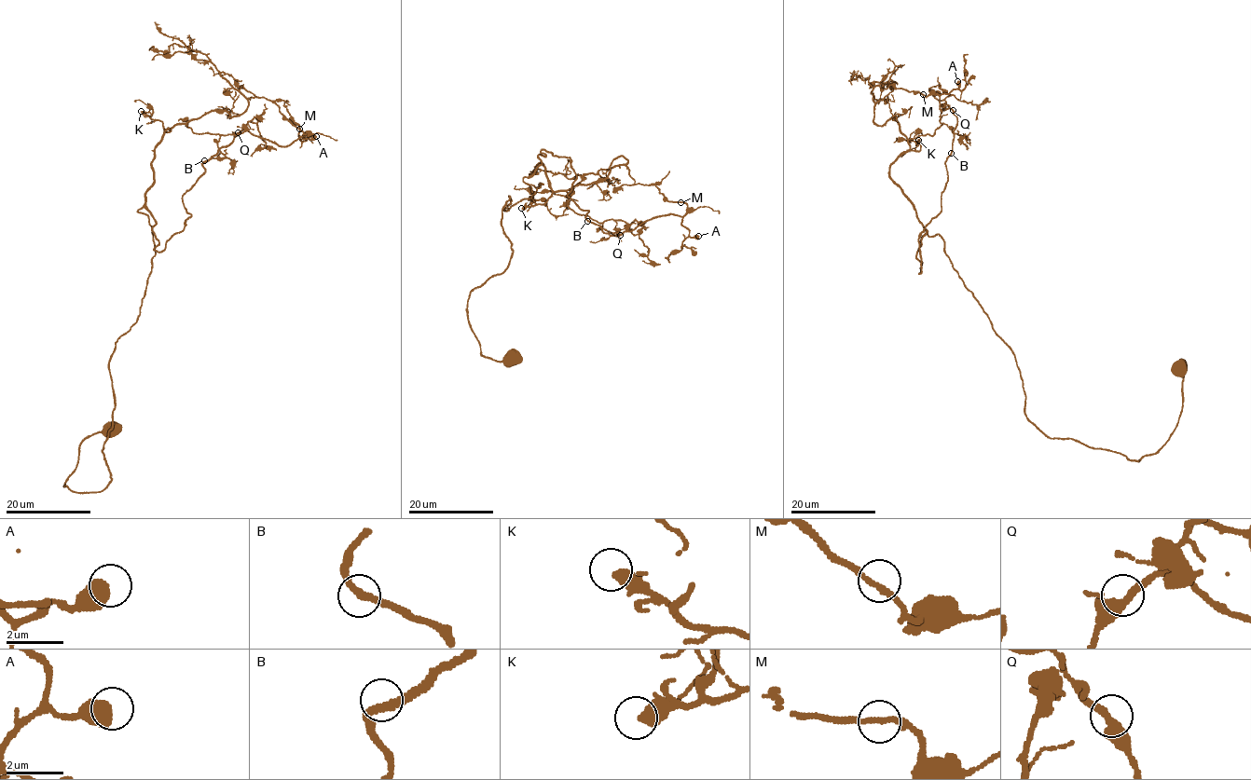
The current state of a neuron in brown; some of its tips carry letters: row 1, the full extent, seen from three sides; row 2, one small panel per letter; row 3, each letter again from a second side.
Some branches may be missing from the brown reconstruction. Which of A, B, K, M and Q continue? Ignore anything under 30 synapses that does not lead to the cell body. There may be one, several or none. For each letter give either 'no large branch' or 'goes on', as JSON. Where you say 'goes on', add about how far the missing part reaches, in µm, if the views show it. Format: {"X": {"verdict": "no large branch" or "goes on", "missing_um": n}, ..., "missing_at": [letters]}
{"A": {"verdict": "no large branch"}, "B": {"verdict": "no large branch"}, "K": {"verdict": "goes on", "missing_um": 25}, "M": {"verdict": "no large branch"}, "Q": {"verdict": "no large branch"}, "missing_at": ["K"]}

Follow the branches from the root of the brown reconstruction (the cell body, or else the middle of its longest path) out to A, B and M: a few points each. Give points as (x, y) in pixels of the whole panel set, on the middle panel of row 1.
A: (511, 358), (481, 355), (467, 307), (536, 166), (578, 213), (698, 236)
B: (511, 358), (481, 355), (467, 308), (508, 266), (508, 196), (541, 163), (587, 221)
M: (511, 358), (481, 355), (467, 307), (536, 166), (631, 231), (680, 202)

